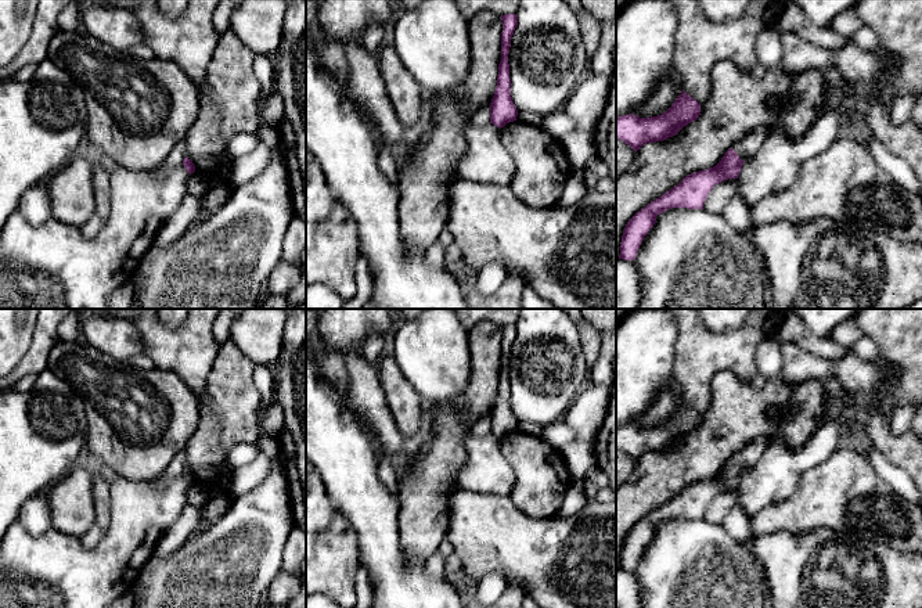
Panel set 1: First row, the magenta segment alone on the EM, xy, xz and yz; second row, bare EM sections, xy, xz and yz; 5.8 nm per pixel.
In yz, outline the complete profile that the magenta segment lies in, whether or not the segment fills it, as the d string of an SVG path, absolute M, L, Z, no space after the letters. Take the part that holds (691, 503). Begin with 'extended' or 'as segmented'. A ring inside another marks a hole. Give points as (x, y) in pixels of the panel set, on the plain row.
as segmented; M730 458L716 476L685 486L681 493L638 521L623 540L619 569L635 569L644 547L653 537L656 526L665 521L703 519L712 499L724 490L738 489L743 472L734 458Z

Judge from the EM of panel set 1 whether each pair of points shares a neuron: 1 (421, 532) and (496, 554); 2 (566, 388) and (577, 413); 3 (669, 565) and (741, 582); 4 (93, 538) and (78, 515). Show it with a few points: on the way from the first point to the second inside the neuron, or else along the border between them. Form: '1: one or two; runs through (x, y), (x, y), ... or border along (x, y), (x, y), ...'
1: two; border along (450, 506), (446, 538)
2: two; border along (579, 394), (559, 418)
3: one; runs through (687, 574), (698, 582), (723, 582)
4: two; border along (94, 497), (94, 522), (80, 538)

